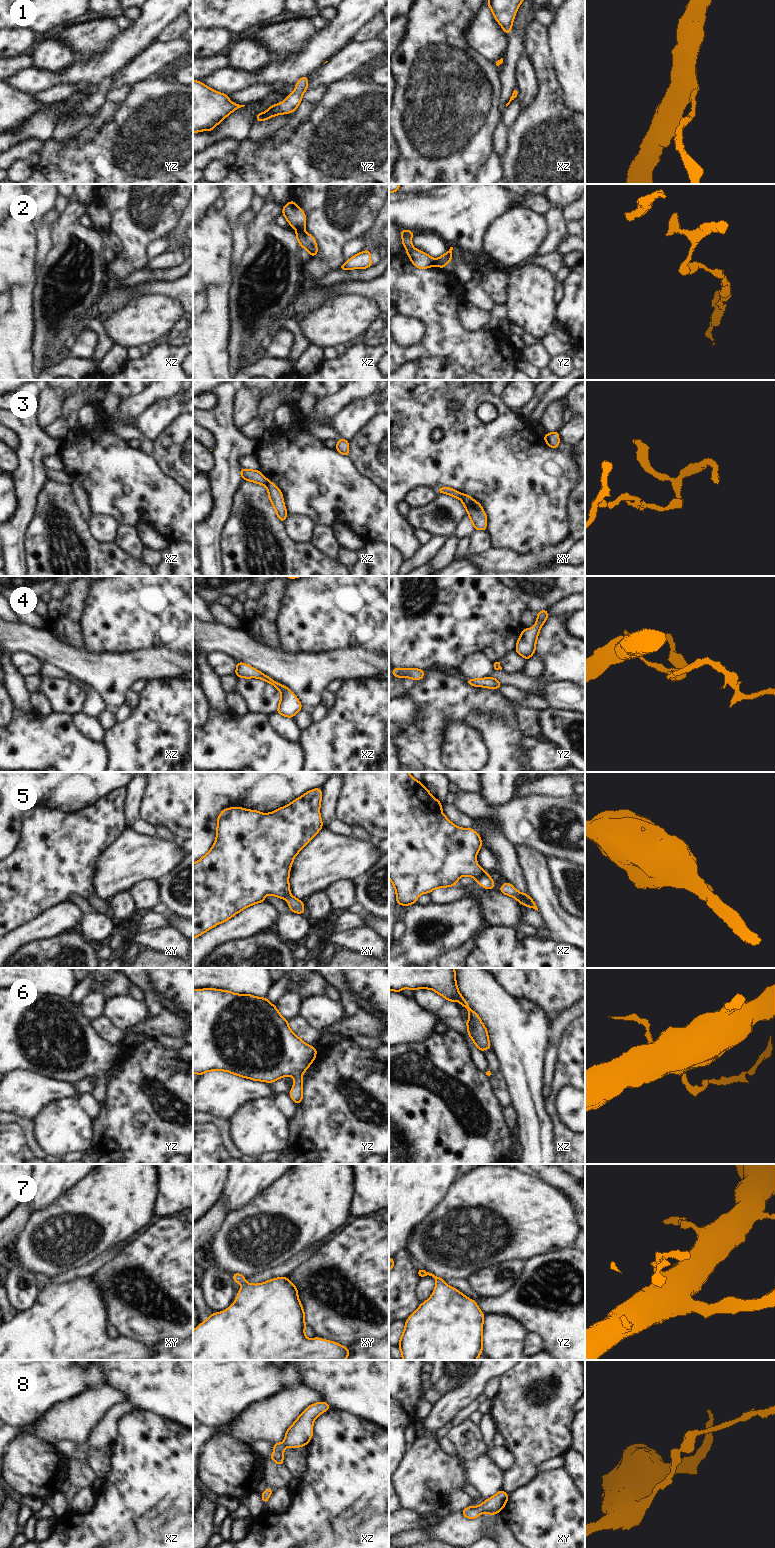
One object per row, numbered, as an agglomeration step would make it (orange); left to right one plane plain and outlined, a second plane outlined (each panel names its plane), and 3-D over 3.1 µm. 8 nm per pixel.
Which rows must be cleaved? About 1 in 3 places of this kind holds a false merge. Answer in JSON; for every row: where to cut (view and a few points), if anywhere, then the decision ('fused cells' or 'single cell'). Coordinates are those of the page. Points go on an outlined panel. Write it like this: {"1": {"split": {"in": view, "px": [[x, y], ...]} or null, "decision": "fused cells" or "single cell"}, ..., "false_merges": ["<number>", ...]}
{"1": {"split": null, "decision": "single cell"}, "2": {"split": {"in": "xz", "px": [[297, 230], [303, 231]]}, "decision": "fused cells"}, "3": {"split": {"in": "xy", "px": [[464, 495], [461, 499]]}, "decision": "fused cells"}, "4": {"split": null, "decision": "single cell"}, "5": {"split": {"in": "xz", "px": [[487, 873], [481, 883]]}, "decision": "fused cells"}, "6": {"split": null, "decision": "single cell"}, "7": {"split": null, "decision": "single cell"}, "8": {"split": null, "decision": "single cell"}, "false_merges": ["2", "3", "5"]}

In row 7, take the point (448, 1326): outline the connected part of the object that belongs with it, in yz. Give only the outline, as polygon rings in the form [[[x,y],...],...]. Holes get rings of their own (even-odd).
[[[421,1268],[417,1273],[419,1278],[432,1276],[436,1285],[430,1298],[420,1304],[405,1321],[398,1344],[402,1360],[476,1360],[483,1350],[485,1314],[474,1300],[447,1285],[441,1277]]]

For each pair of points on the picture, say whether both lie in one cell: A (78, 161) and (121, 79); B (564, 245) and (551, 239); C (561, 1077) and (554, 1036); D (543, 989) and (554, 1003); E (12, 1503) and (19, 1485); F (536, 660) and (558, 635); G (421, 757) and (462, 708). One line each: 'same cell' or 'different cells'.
A: different cells
B: different cells
C: different cells
D: same cell
E: different cells
F: different cells
G: same cell

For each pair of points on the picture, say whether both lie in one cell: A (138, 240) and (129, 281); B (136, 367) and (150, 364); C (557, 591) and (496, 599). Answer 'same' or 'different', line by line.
A: different
B: same
C: different

